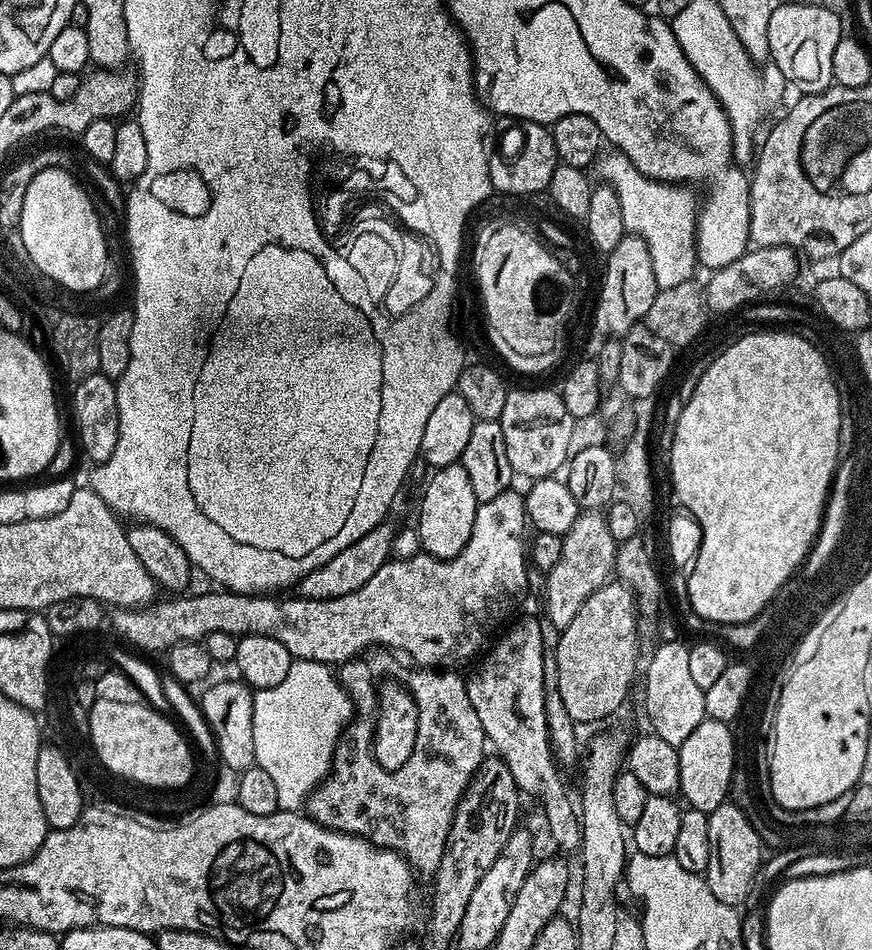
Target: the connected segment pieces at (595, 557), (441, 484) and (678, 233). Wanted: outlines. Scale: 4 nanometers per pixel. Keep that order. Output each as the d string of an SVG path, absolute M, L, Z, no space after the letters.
M600 510L581 511L574 526L570 526L563 538L562 555L558 558L554 570L546 573L547 582L542 597L545 608L543 611L561 630L570 626L570 622L574 622L574 614L582 610L582 602L586 602L586 598L590 598L594 590L609 583L616 566L618 547L614 534L610 534L607 515Z
M463 464L437 468L431 475L424 488L424 497L420 500L420 546L429 556L449 560L457 556L462 546L466 546L466 542L470 540L478 501L474 498L474 490Z
M621 151L605 155L604 171L599 179L611 184L618 193L618 202L622 202L622 222L631 235L641 236L648 248L651 248L650 262L654 266L654 278L657 289L669 284L681 284L692 280L692 271L698 268L694 251L694 208L692 201L696 196L691 187L669 186L659 180L651 180L646 174L636 171L634 162L626 158Z

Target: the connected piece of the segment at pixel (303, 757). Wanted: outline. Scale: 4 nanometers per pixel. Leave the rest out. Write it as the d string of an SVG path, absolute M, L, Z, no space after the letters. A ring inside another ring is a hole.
M293 659L290 666L290 674L286 674L285 680L278 682L278 686L273 688L261 688L253 695L252 701L254 702L254 754L256 755L255 767L266 770L266 774L270 774L271 780L274 782L274 787L278 789L278 802L280 808L285 813L297 811L307 801L308 797L312 795L312 791L326 777L332 770L332 756L336 752L336 745L341 743L342 733L347 729L348 725L353 723L354 720L354 705L352 697L349 696L347 687L341 684L337 673L333 671L327 664L320 664L317 660L297 660Z

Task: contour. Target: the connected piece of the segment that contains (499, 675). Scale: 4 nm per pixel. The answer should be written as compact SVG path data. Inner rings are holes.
M522 618L495 644L467 679L467 693L478 713L485 739L514 777L517 789L525 795L542 797L546 830L555 844L575 853L581 842L579 813L560 780L558 764L550 752L544 706L544 666L539 619Z

